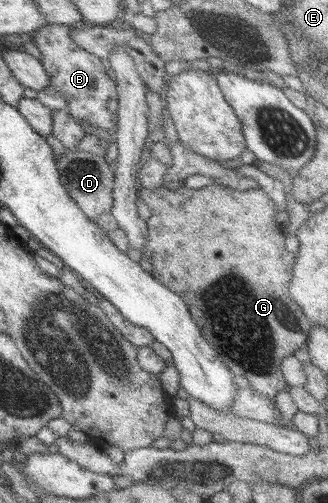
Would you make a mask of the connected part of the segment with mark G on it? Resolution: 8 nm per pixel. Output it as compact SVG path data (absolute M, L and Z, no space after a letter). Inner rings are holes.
M215 185L171 190L161 186L139 191L152 214L146 222L148 239L144 249L144 258L153 266L151 274L184 299L193 320L227 368L234 375L245 376L251 389L275 403L276 394L288 385L280 369L283 357L305 347L312 327L287 294L296 255L287 252L285 227L276 223L276 213L283 204L261 188L239 191Z

